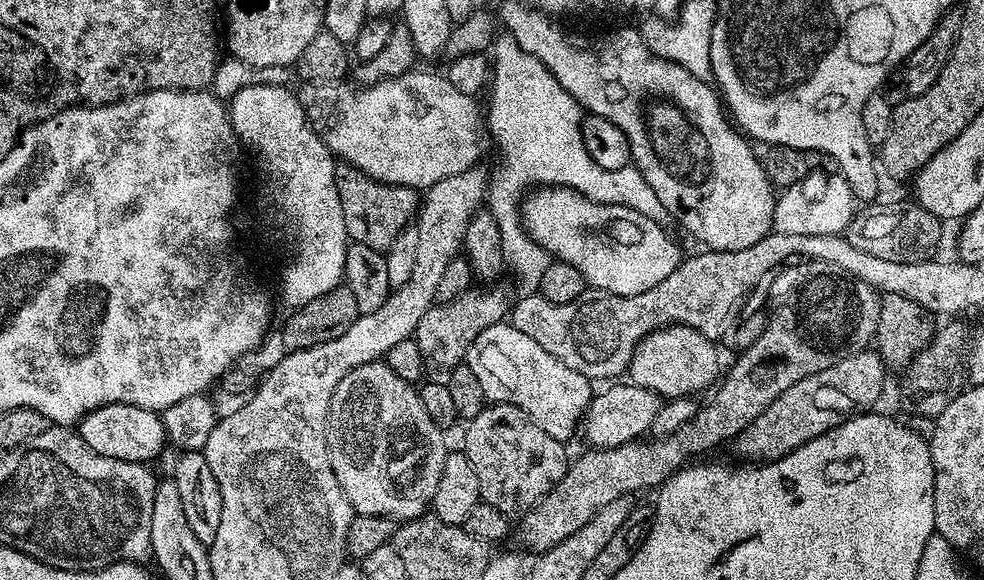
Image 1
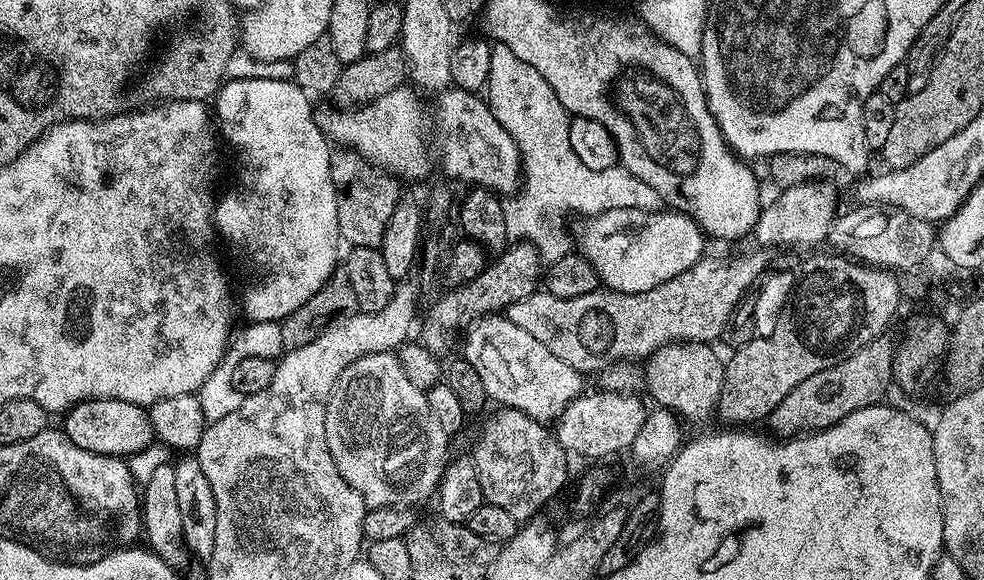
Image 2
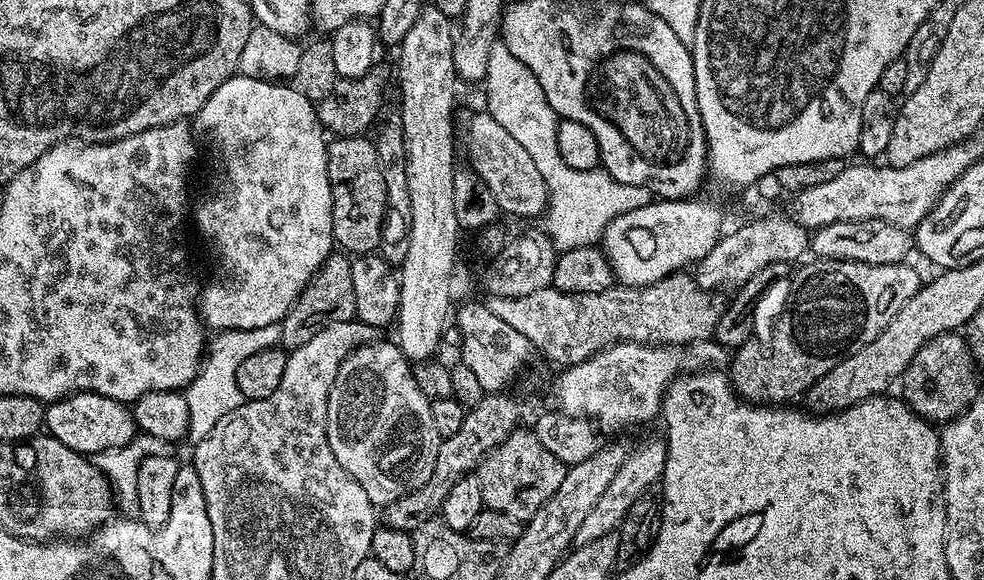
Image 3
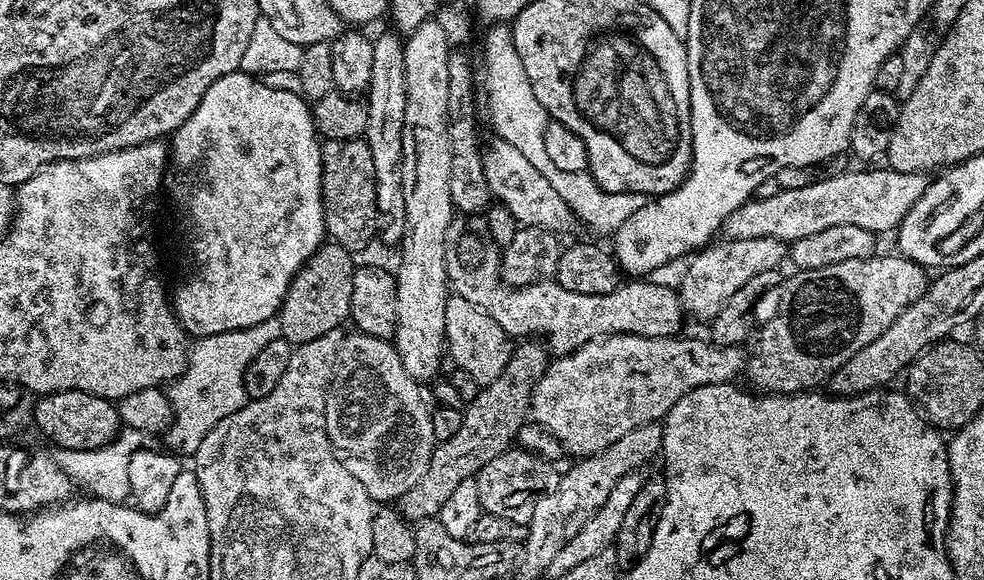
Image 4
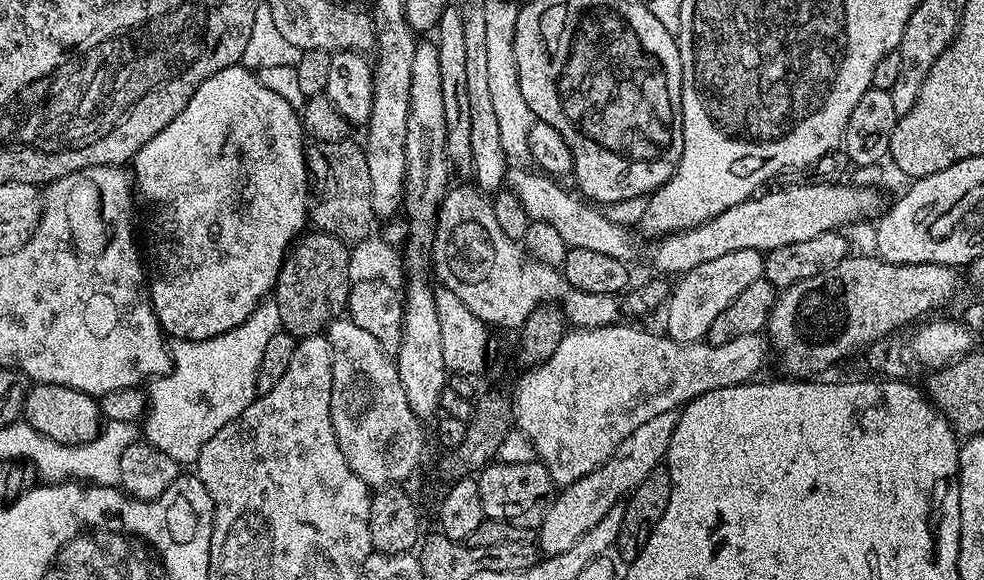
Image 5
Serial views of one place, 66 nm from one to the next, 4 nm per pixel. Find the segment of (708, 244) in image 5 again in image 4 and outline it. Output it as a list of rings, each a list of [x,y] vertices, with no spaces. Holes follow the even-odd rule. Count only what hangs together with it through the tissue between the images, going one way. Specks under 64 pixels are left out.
[[[872,166],[869,172],[847,172],[841,170],[829,175],[829,180],[816,180],[813,184],[793,186],[783,190],[776,190],[773,196],[765,200],[753,198],[738,210],[734,210],[732,217],[724,222],[723,235],[729,240],[741,240],[742,238],[766,238],[773,236],[775,240],[791,242],[798,238],[806,238],[806,234],[818,234],[818,230],[826,230],[826,226],[862,226],[874,234],[880,232],[891,233],[899,229],[900,224],[906,218],[906,214],[922,198],[922,194],[928,188],[930,180],[923,172],[896,172],[887,166]]]

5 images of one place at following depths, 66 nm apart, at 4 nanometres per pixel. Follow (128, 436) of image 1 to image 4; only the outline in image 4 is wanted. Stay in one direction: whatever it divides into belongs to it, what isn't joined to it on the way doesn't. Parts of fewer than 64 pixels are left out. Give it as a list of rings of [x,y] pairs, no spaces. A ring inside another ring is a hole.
[[[66,390],[44,394],[36,401],[34,428],[48,440],[57,444],[57,449],[74,451],[94,450],[106,446],[122,429],[116,404],[105,396],[95,396],[82,390]]]

